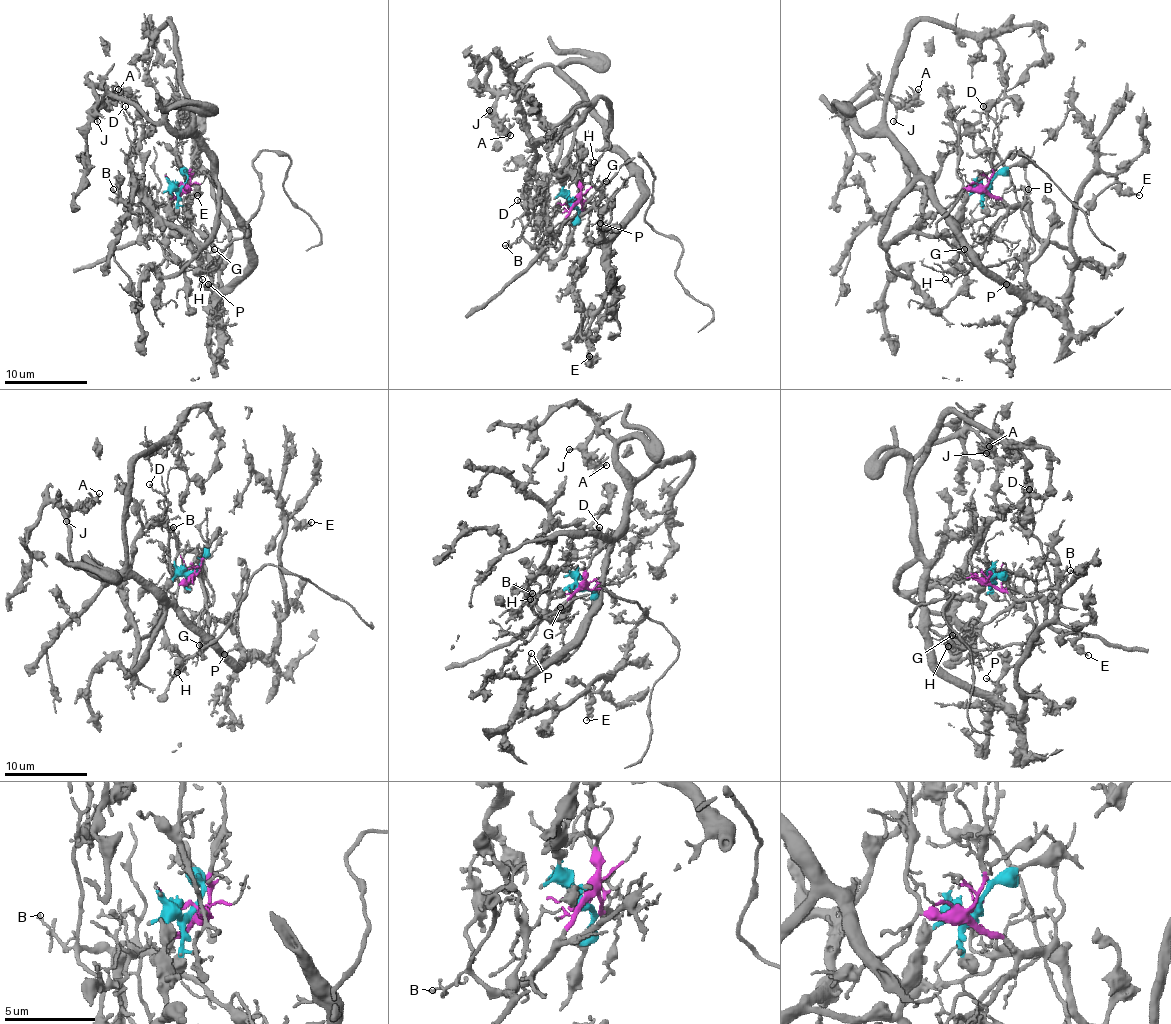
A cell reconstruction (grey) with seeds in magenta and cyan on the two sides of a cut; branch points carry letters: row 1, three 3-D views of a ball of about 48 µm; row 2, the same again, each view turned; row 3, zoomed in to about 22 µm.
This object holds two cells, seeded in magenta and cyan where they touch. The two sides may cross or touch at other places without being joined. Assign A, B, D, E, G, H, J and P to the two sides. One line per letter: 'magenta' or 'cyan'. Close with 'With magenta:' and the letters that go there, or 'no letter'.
A: cyan
B: magenta
D: magenta
E: cyan
G: magenta
H: magenta
J: cyan
P: cyan
With magenta: B, D, G, H

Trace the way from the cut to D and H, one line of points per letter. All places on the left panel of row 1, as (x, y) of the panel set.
D: (183, 184), (185, 188), (168, 205), (133, 205), (129, 168), (135, 126), (125, 105)
H: (183, 184), (185, 188), (172, 203), (174, 211), (199, 234), (208, 255), (208, 263), (199, 271), (201, 280)

